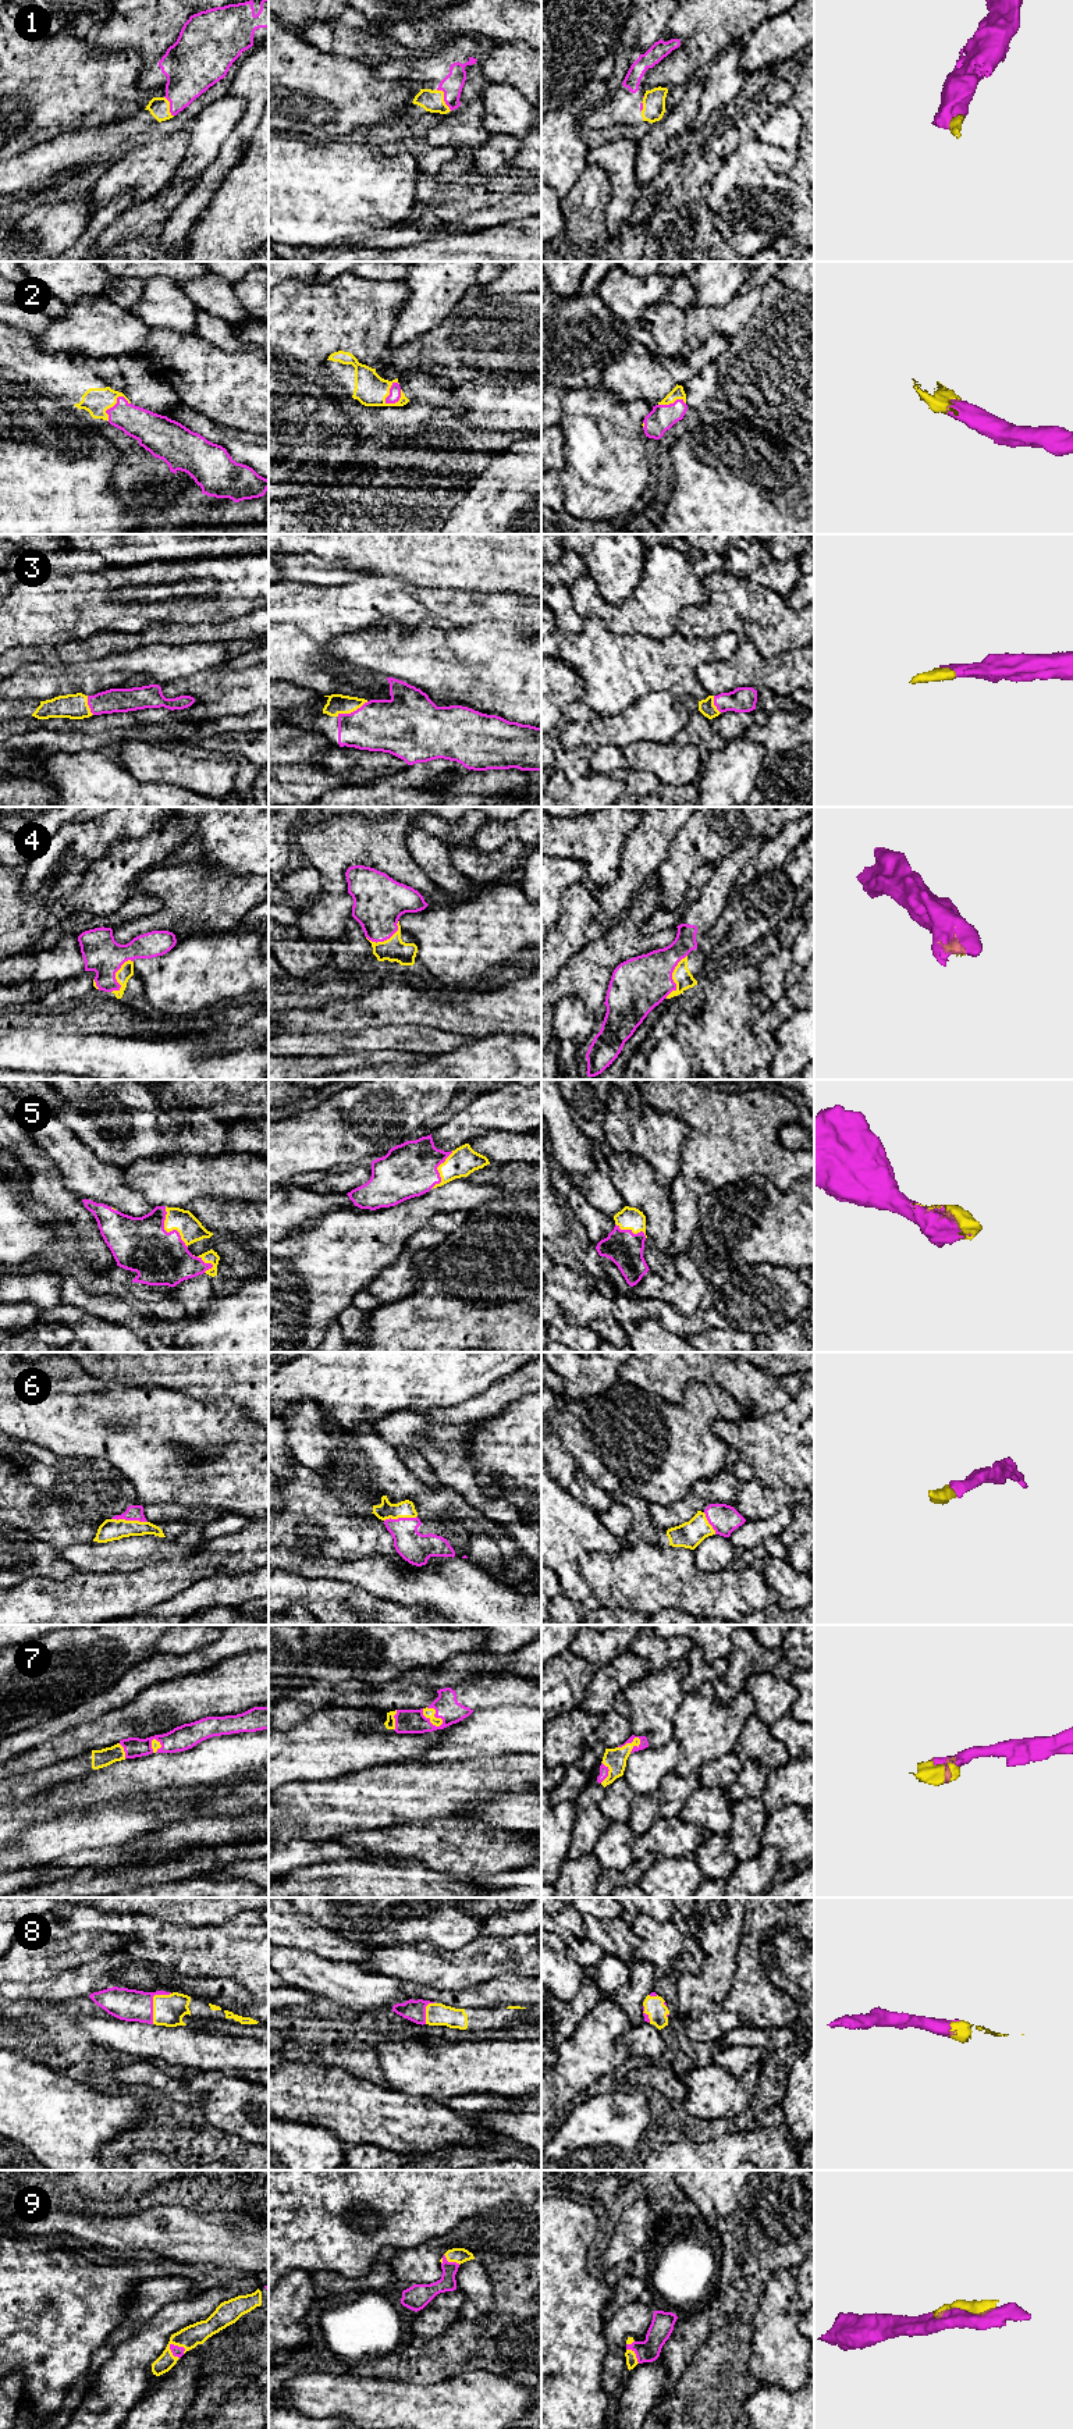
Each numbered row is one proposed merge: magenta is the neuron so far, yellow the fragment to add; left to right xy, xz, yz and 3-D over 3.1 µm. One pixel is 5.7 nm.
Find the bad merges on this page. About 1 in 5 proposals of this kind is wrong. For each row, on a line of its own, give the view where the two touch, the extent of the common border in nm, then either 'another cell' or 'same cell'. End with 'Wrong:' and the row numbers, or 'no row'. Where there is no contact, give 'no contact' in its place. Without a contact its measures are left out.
1: meets magenta in xz; contact 160 nm long; same cell
2: meets magenta in xz; contact 150 nm long; same cell
3: meets magenta in xz; contact 200 nm long; same cell
4: meets magenta in yz; contact 280 nm long; same cell
5: meets magenta in xy; contact 280 nm long; same cell
6: meets magenta in xy; contact 200 nm long; same cell
7: meets magenta in xz; contact 150 nm long; same cell
8: meets magenta in xy; contact 220 nm long; same cell
9: meets magenta in xy; contact 110 nm long; same cell
Wrong: no row

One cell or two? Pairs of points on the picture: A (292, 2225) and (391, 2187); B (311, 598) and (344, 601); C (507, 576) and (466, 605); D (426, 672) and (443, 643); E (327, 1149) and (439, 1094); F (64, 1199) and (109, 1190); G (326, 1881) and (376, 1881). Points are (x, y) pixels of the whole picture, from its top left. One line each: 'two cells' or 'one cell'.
A: one cell
B: one cell
C: two cells
D: one cell
E: one cell
F: two cells
G: one cell

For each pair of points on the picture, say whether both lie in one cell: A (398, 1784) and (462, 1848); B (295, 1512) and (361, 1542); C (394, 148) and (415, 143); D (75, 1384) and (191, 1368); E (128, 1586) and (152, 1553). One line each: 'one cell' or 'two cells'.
A: two cells
B: one cell
C: one cell
D: two cells
E: two cells

